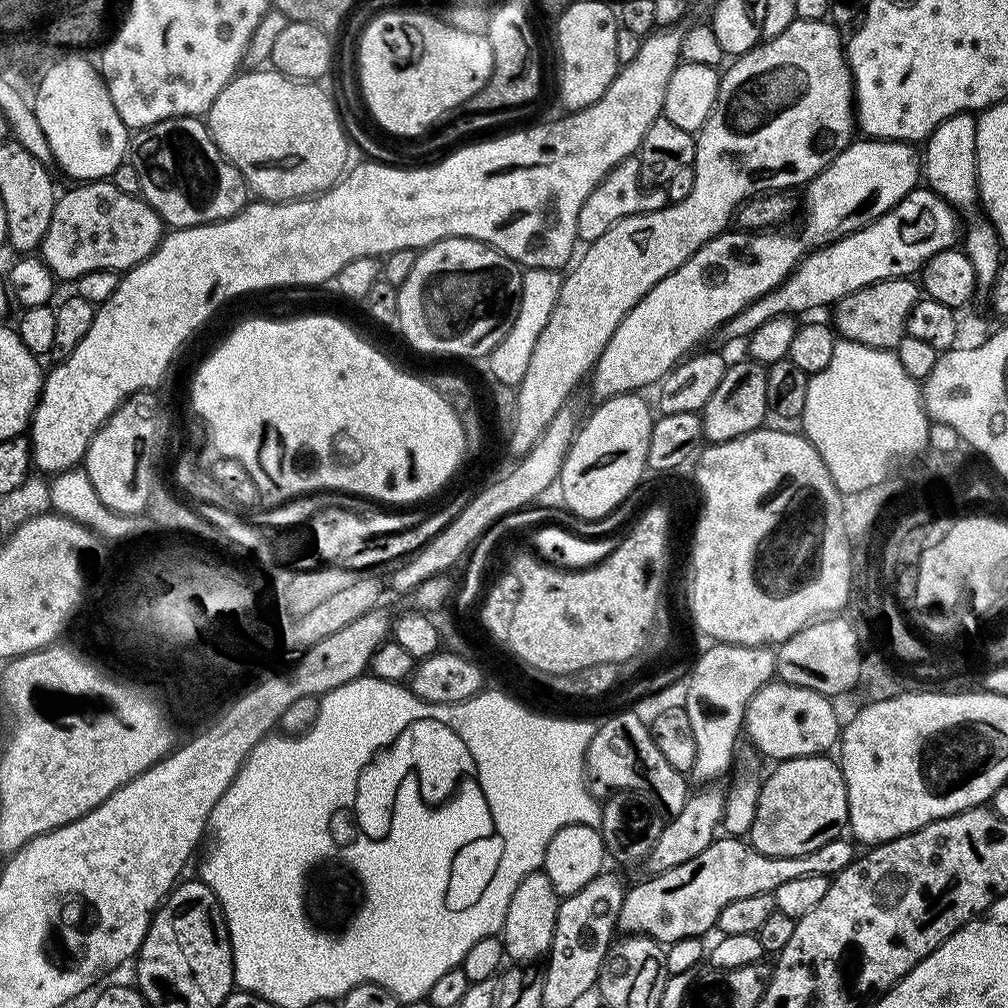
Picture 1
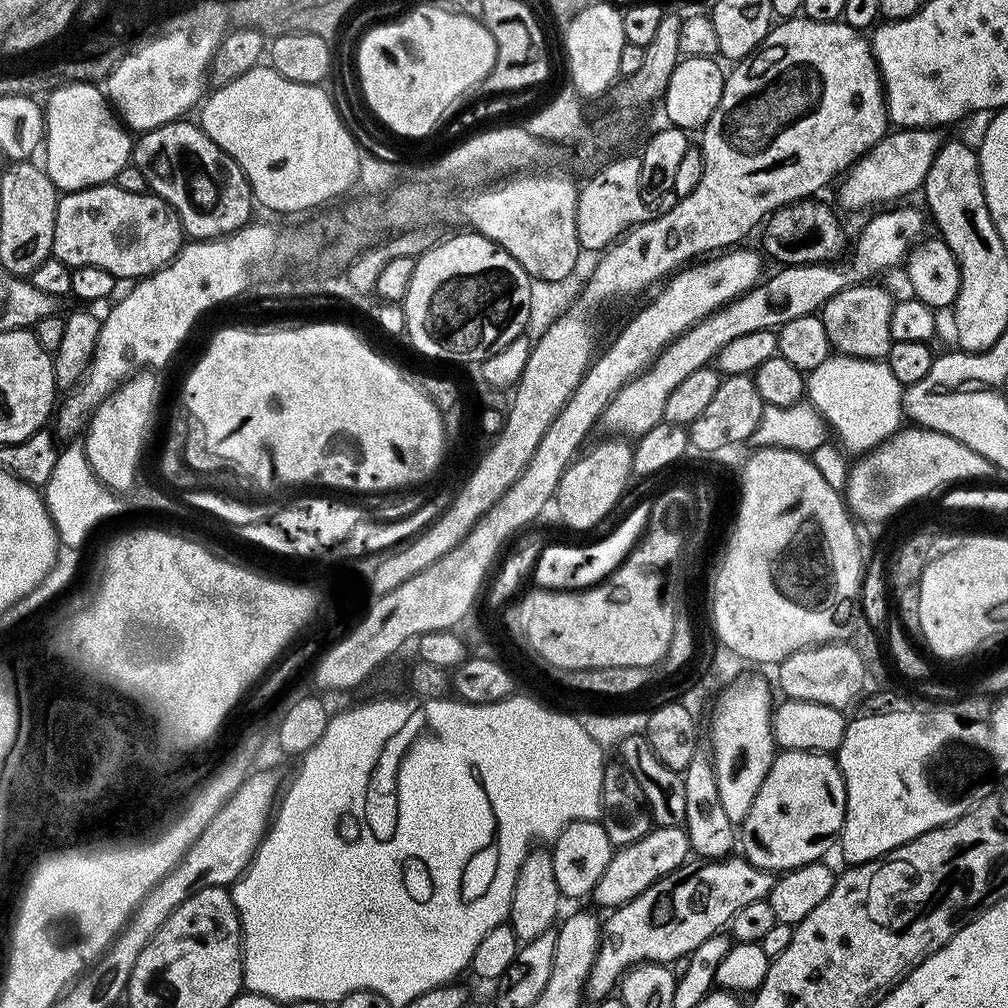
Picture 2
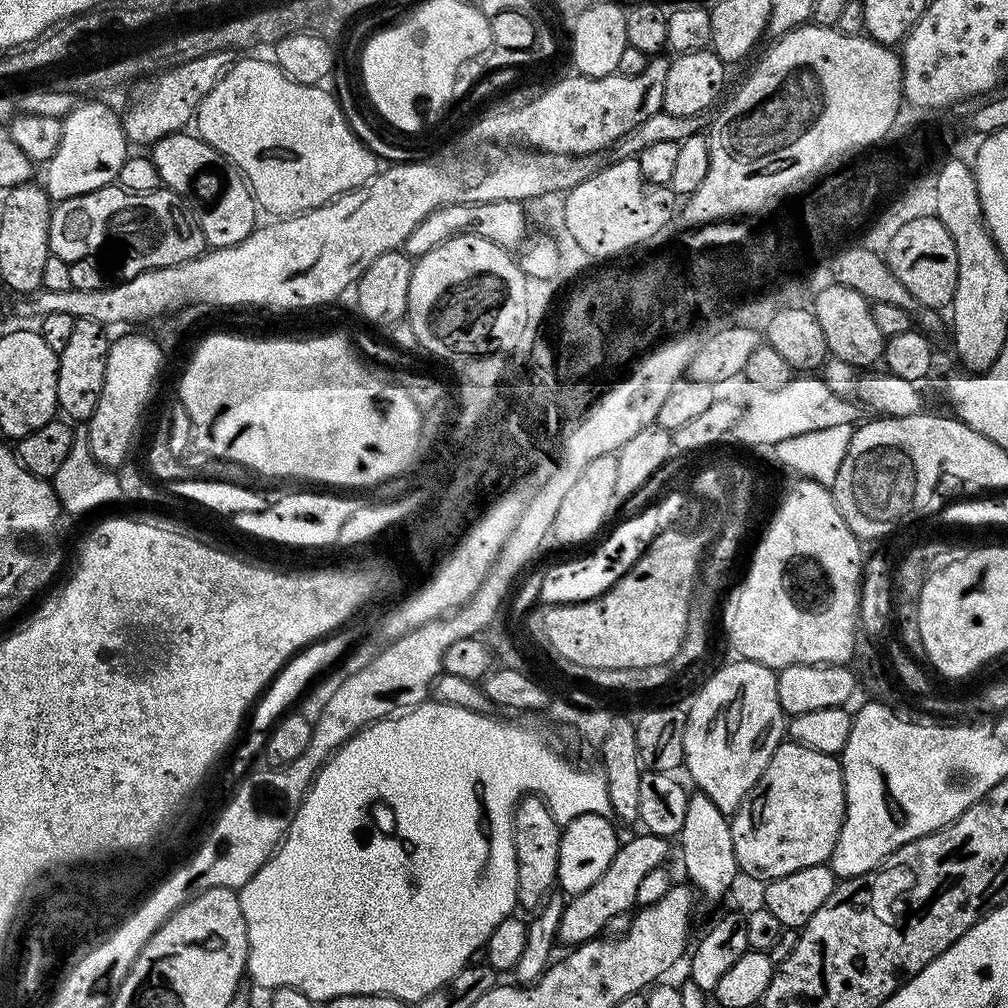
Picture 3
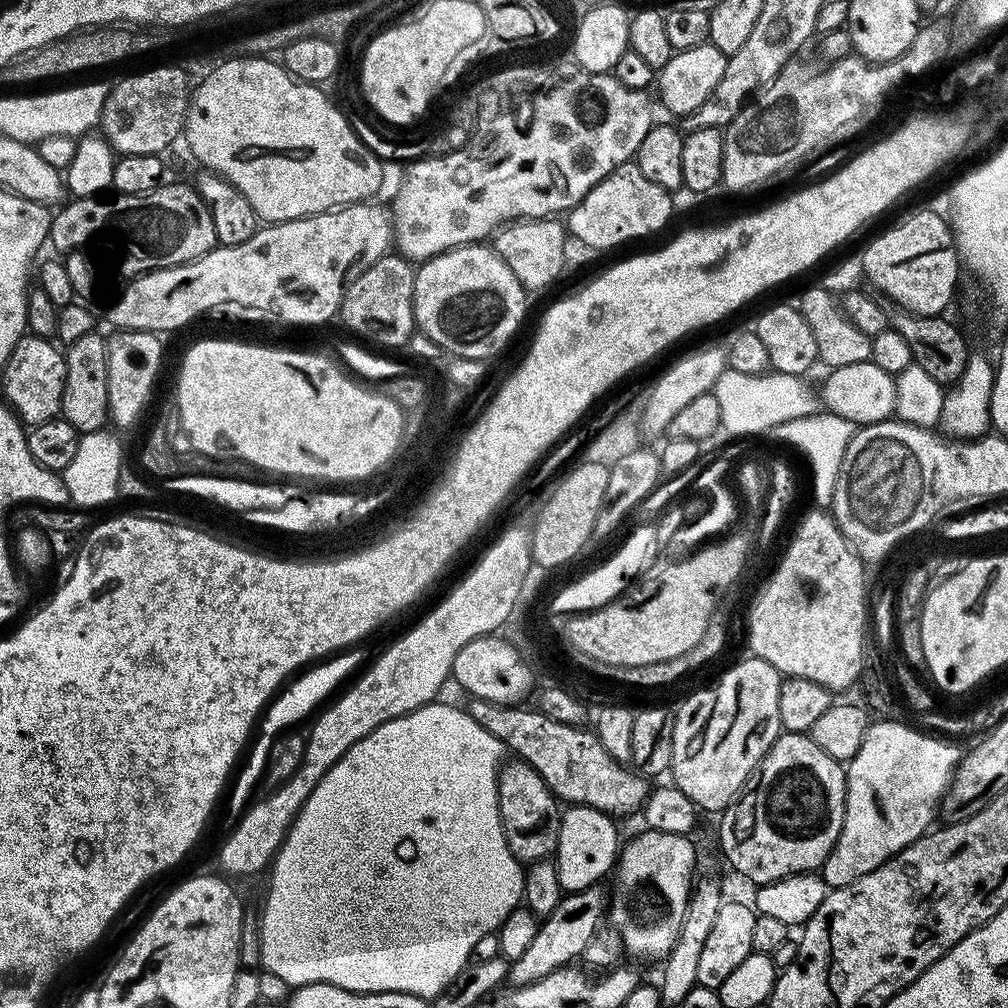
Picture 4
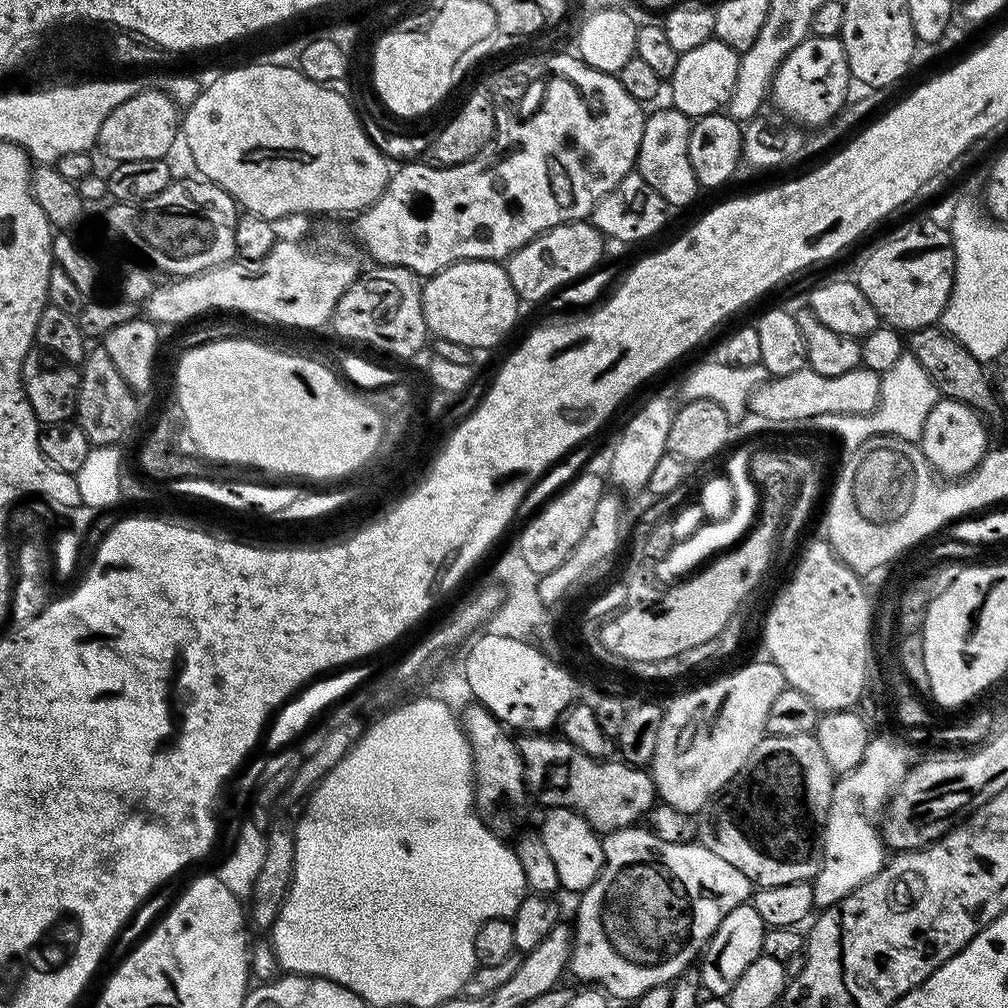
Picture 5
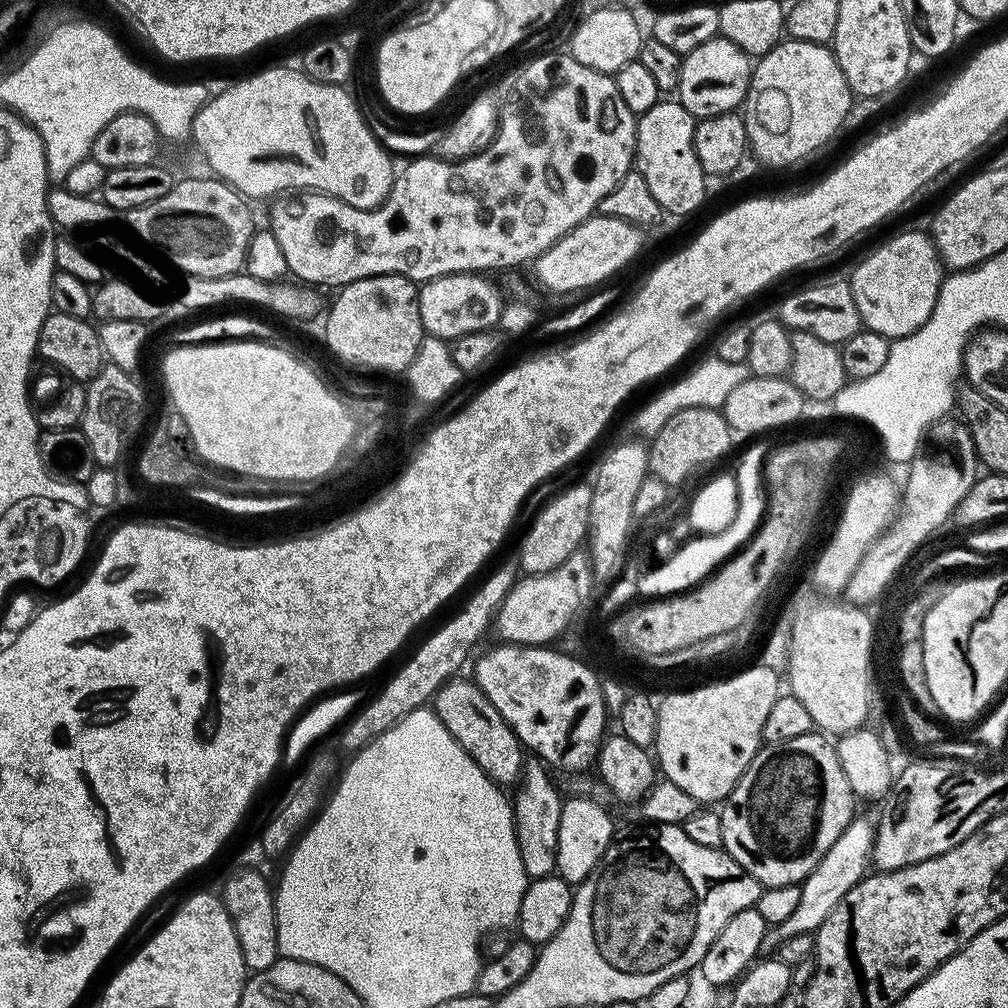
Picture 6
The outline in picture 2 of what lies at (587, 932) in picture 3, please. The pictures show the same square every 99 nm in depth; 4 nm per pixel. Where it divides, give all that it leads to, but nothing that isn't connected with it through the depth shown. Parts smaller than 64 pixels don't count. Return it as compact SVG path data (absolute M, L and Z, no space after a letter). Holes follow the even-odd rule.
M653 827L646 838L638 838L638 842L630 842L630 846L613 851L606 870L602 870L602 878L592 888L591 899L596 899L597 909L611 910L621 908L626 902L638 898L642 890L654 886L666 874L678 870L689 859L688 834L683 827Z

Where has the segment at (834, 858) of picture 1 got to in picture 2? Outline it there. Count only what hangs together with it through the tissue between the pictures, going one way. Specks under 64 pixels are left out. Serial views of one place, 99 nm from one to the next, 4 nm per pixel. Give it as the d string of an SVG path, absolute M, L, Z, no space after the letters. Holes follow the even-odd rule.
M732 854L722 860L701 859L700 864L685 862L678 870L666 874L654 886L642 890L638 898L626 902L621 908L613 908L607 913L602 924L600 949L594 958L594 966L584 983L587 999L593 1002L607 1000L617 991L620 980L625 972L635 968L637 964L667 964L683 960L692 955L706 938L717 935L727 925L742 906L750 902L766 900L770 890L776 884L776 876L771 872L756 868L743 855Z

